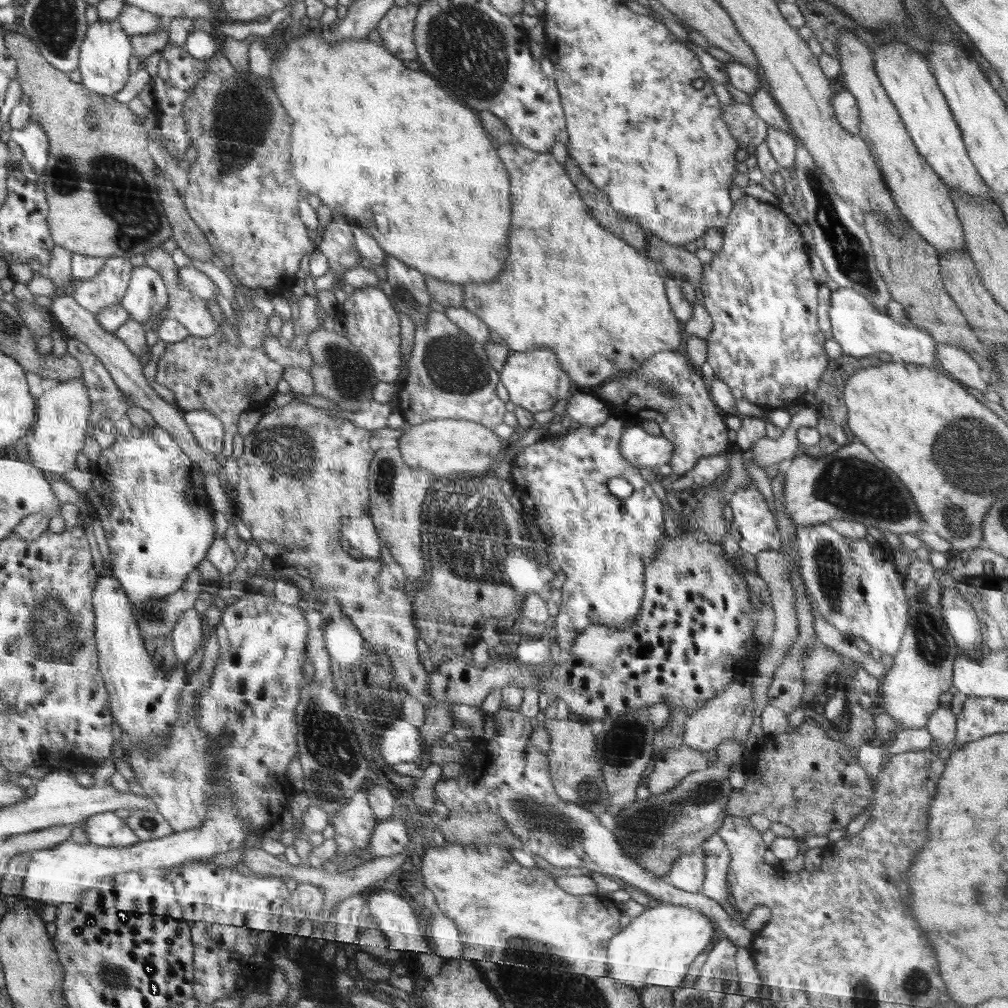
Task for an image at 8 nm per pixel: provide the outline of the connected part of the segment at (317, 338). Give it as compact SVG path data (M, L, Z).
M316 328L306 342L312 359L310 374L313 378L314 392L320 398L332 400L339 410L358 412L373 400L373 390L379 381L373 371L373 365L353 341L338 328Z

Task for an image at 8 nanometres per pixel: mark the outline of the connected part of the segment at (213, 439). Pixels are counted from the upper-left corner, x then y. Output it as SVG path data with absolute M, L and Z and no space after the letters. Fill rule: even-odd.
M197 410L185 412L186 420L193 428L198 443L212 452L223 452L227 430L222 419L213 412Z

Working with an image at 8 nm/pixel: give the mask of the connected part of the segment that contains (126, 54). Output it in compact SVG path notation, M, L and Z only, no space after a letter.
M98 20L92 23L82 44L79 70L83 74L83 84L98 95L114 97L118 92L124 91L124 86L132 80L130 60L134 58L135 51L133 37L126 32L120 20Z

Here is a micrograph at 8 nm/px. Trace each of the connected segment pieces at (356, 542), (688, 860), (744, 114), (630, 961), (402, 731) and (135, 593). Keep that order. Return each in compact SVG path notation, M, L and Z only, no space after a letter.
M368 514L343 519L341 532L343 539L350 542L351 548L359 550L368 559L378 559L383 545L380 544L381 538Z
M696 852L692 855L680 855L665 878L676 888L698 893L703 885L704 872L706 869L702 854Z
M732 102L726 106L722 119L728 125L730 135L738 138L746 147L752 145L752 150L767 138L766 121L759 118L746 104Z
M660 902L654 908L645 909L639 916L631 918L626 928L622 928L622 931L610 939L610 978L618 980L624 986L630 986L635 991L643 989L644 986L665 986L673 989L674 986L680 986L692 960L712 942L712 936L714 936L712 922L704 912L698 912L696 908L686 908L686 906Z
M402 712L390 724L380 730L380 753L391 765L399 762L414 762L422 754L420 731L404 720Z
M158 424L150 429L139 431L136 434L130 435L118 435L117 441L109 449L102 451L102 457L98 460L98 464L92 466L92 474L94 474L94 487L92 490L87 491L88 501L93 511L97 511L100 514L100 518L107 535L107 541L111 548L111 557L113 560L113 572L115 576L121 581L123 588L129 593L130 600L133 602L133 607L138 605L146 605L150 603L152 599L162 599L162 597L168 597L179 592L185 587L189 577L193 575L194 571L200 568L202 562L207 560L210 550L214 547L214 542L218 540L219 535L216 531L217 516L212 506L212 500L207 496L206 492L206 472L199 466L196 461L192 460L192 457L186 454L185 449L178 444L177 439L173 436L173 433L168 432L165 427Z

